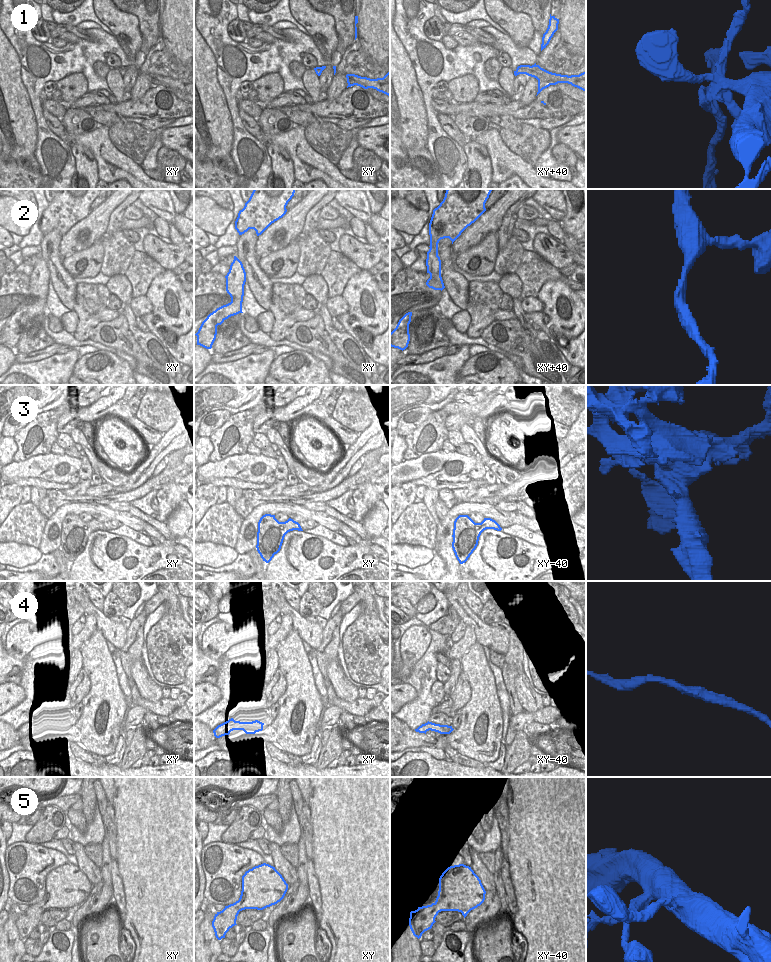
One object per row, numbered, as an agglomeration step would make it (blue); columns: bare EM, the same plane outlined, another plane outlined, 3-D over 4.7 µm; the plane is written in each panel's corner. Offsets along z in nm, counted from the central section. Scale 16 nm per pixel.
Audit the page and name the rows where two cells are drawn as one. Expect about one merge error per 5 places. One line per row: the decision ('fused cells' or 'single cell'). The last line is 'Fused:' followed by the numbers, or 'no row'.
1: fused cells
2: single cell
3: fused cells
4: single cell
5: single cell
Fused: 1, 3

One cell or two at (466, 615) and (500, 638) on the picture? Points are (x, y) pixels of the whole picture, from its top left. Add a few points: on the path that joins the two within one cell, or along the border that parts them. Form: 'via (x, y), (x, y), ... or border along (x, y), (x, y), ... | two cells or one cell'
via (474, 621), (489, 636), (492, 636) | one cell

